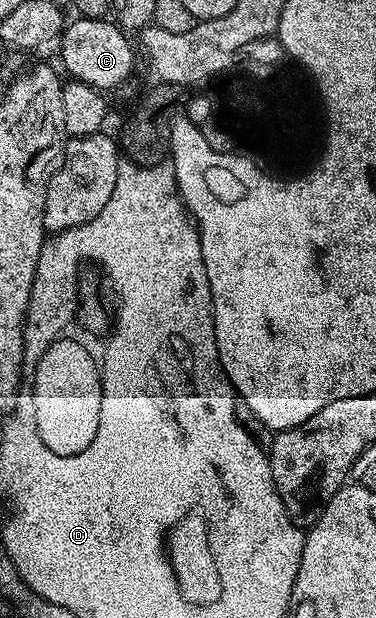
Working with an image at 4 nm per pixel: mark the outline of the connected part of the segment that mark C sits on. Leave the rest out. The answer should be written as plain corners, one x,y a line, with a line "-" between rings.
79,16
73,17
72,19
65,25
59,39
58,39
58,45
60,45
60,62
62,65
64,65
63,73
67,75
69,79
78,81
78,82
85,82
86,84
90,84
94,89
99,90
101,92
109,92
108,90
112,90
115,88
115,86
120,86
123,84
124,81
127,80
128,77
132,74
132,69
136,66
136,54
137,51
134,49
132,51
132,46
130,43
128,43
129,35
125,33
125,31
121,30
119,25
115,21
109,20
108,18
82,18

